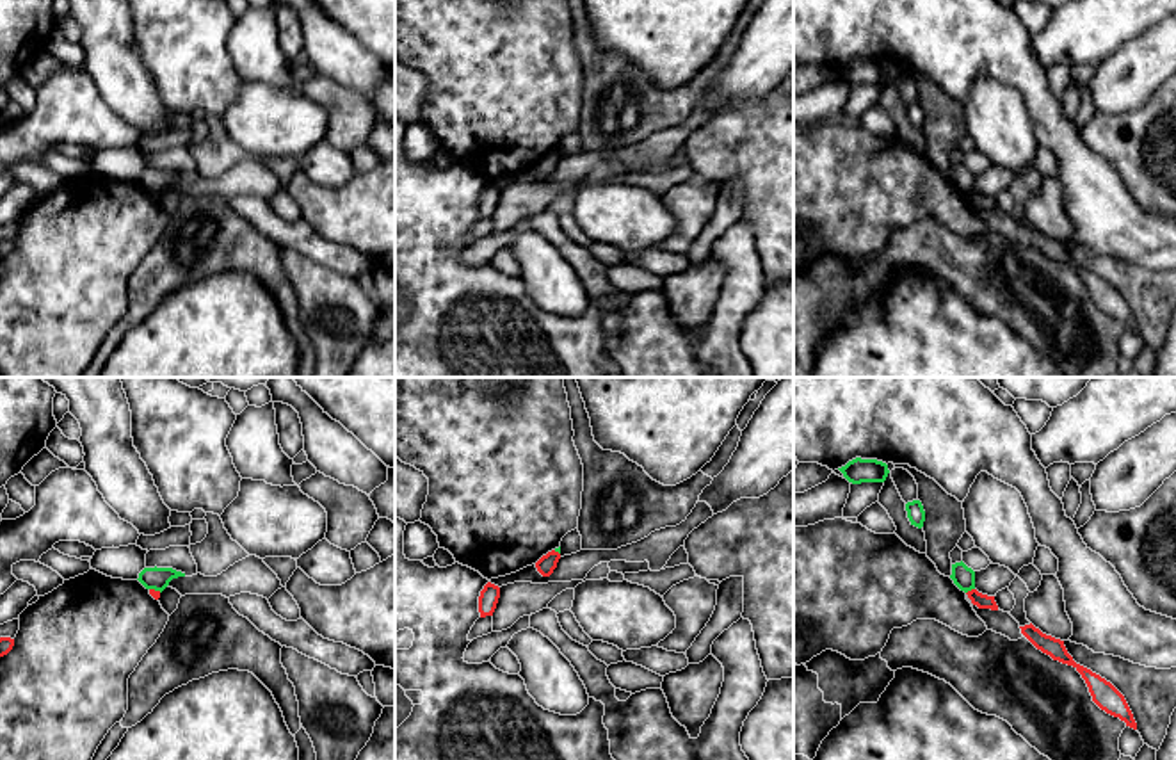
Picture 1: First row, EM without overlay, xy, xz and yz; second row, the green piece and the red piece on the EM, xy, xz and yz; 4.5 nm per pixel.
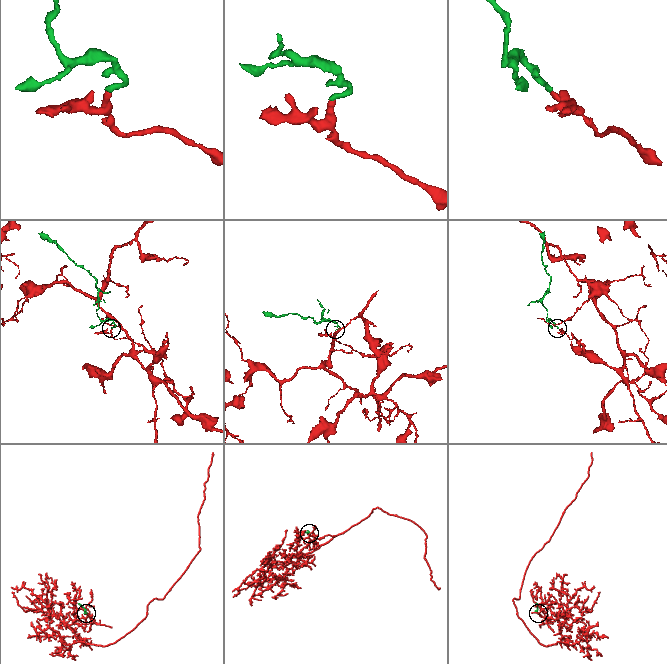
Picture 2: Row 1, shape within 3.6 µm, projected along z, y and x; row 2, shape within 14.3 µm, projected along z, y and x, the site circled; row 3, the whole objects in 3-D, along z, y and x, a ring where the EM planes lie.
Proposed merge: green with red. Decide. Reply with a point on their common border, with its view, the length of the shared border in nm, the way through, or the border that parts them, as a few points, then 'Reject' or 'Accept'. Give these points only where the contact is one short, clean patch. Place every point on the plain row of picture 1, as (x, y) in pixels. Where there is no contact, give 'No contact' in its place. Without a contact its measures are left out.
Touches green at yz (970, 191). Shared border 50 nm. Boundary: yz (974, 189), (966, 194). Reject

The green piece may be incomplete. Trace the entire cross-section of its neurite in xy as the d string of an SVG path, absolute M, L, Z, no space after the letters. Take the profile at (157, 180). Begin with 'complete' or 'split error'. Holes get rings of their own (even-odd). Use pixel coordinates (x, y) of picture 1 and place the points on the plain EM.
complete | M144 169L141 174L139 174L139 183L146 189L146 190L155 190L155 192L164 192L169 183L173 180L178 180L178 178L185 178L185 174L181 173L176 173L173 169Z

